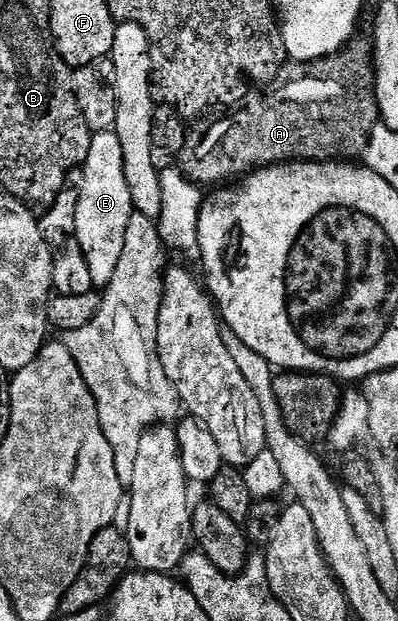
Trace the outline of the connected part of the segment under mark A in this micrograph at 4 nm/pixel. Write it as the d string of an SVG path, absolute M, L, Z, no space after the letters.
M357 35L336 55L329 55L315 62L286 62L272 82L252 90L238 104L232 106L230 111L231 115L217 120L209 127L206 120L198 120L196 123L201 132L193 126L186 132L178 168L194 185L205 189L209 185L215 187L238 180L263 167L285 162L356 160L364 156L370 135L380 122L373 42L368 36Z

